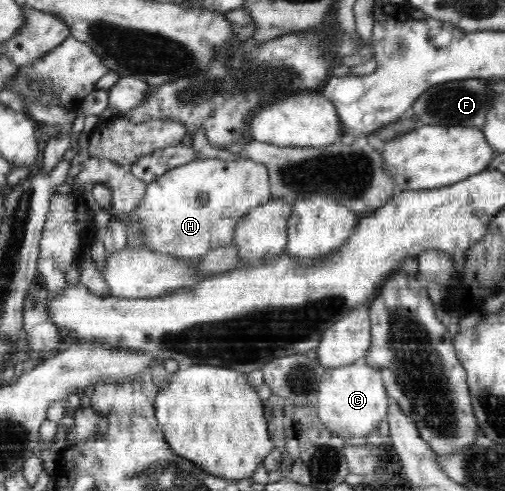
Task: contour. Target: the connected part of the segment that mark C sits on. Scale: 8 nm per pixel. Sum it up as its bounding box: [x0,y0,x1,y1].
[315,359,389,439]

